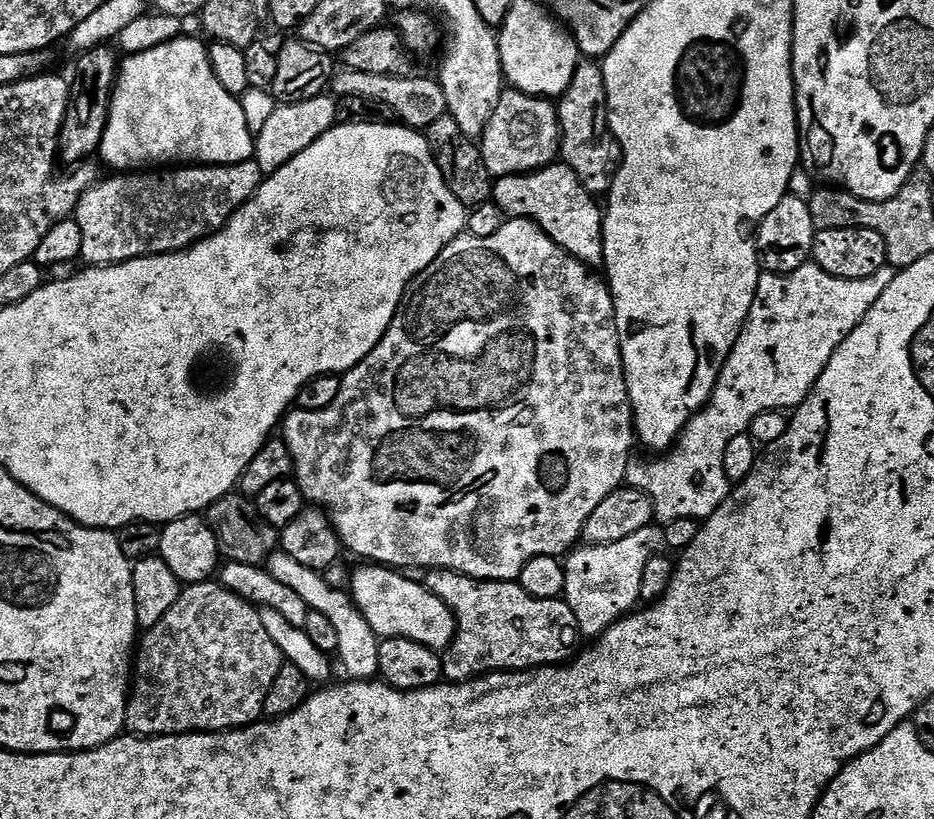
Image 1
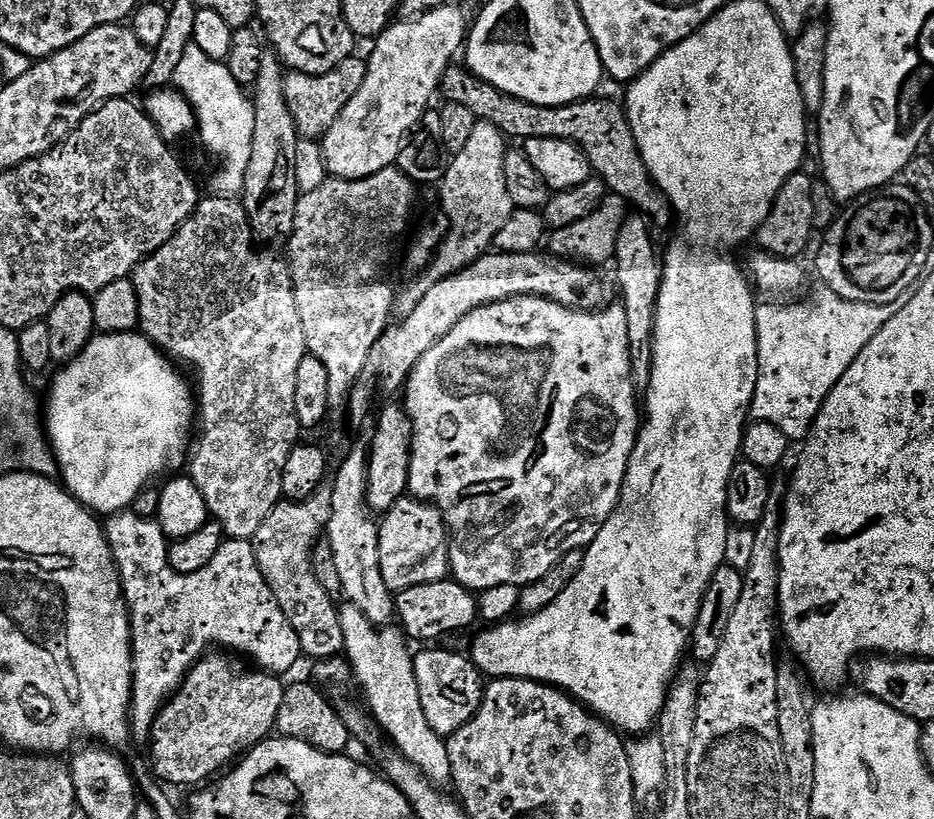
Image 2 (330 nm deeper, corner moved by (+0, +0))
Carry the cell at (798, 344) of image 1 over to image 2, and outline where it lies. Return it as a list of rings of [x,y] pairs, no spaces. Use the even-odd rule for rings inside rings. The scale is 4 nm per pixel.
[[[820,290],[817,296],[804,300],[801,304],[784,304],[788,302],[764,302],[756,310],[756,341],[758,342],[758,382],[750,409],[753,421],[770,422],[786,434],[790,442],[800,442],[812,431],[812,423],[818,418],[830,390],[850,370],[854,358],[866,350],[866,346],[904,308],[904,296],[894,298],[889,304],[867,304],[843,300],[838,294]]]

